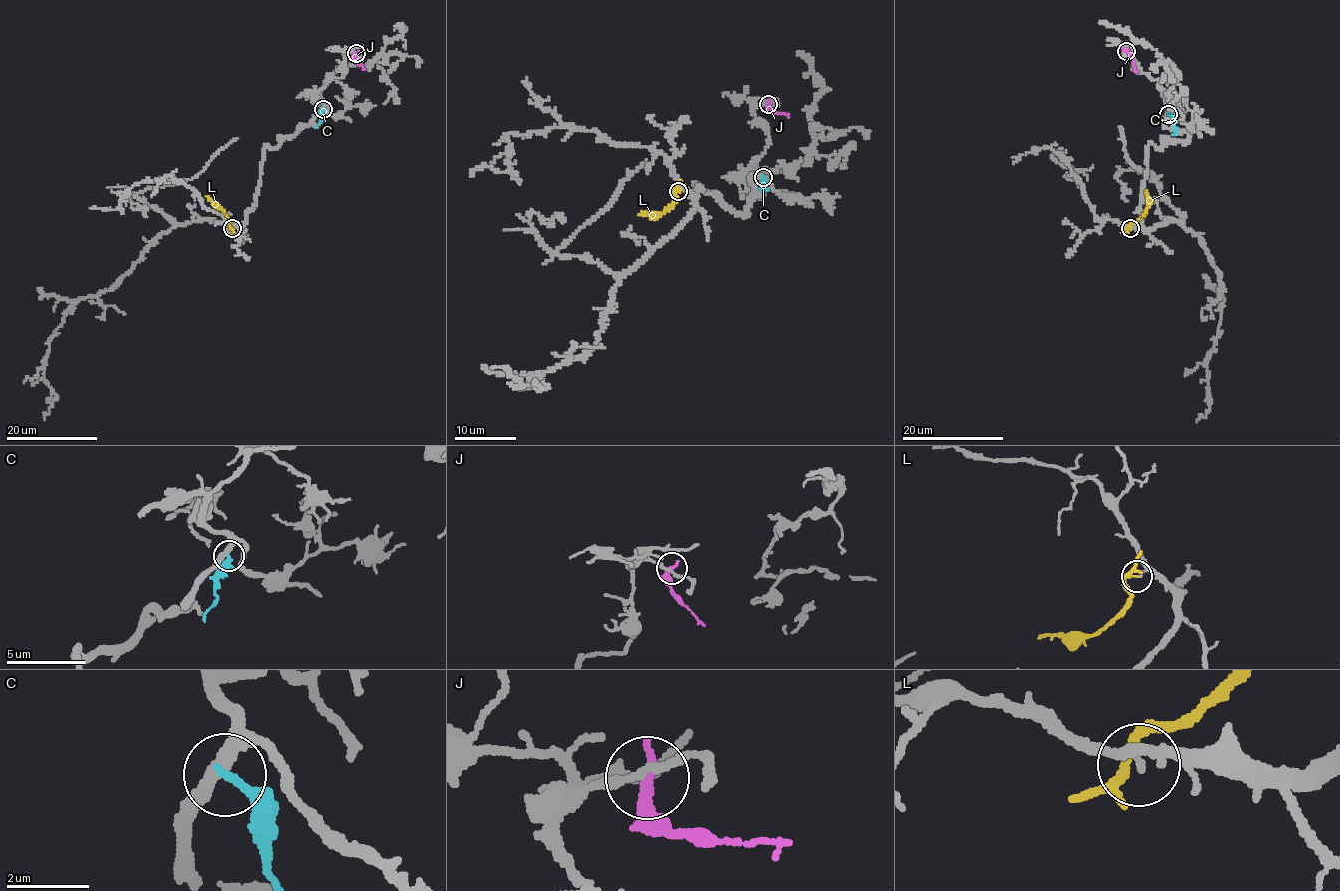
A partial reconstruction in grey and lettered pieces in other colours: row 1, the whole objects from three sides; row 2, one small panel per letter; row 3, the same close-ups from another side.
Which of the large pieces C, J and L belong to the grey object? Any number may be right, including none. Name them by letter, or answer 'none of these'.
L

